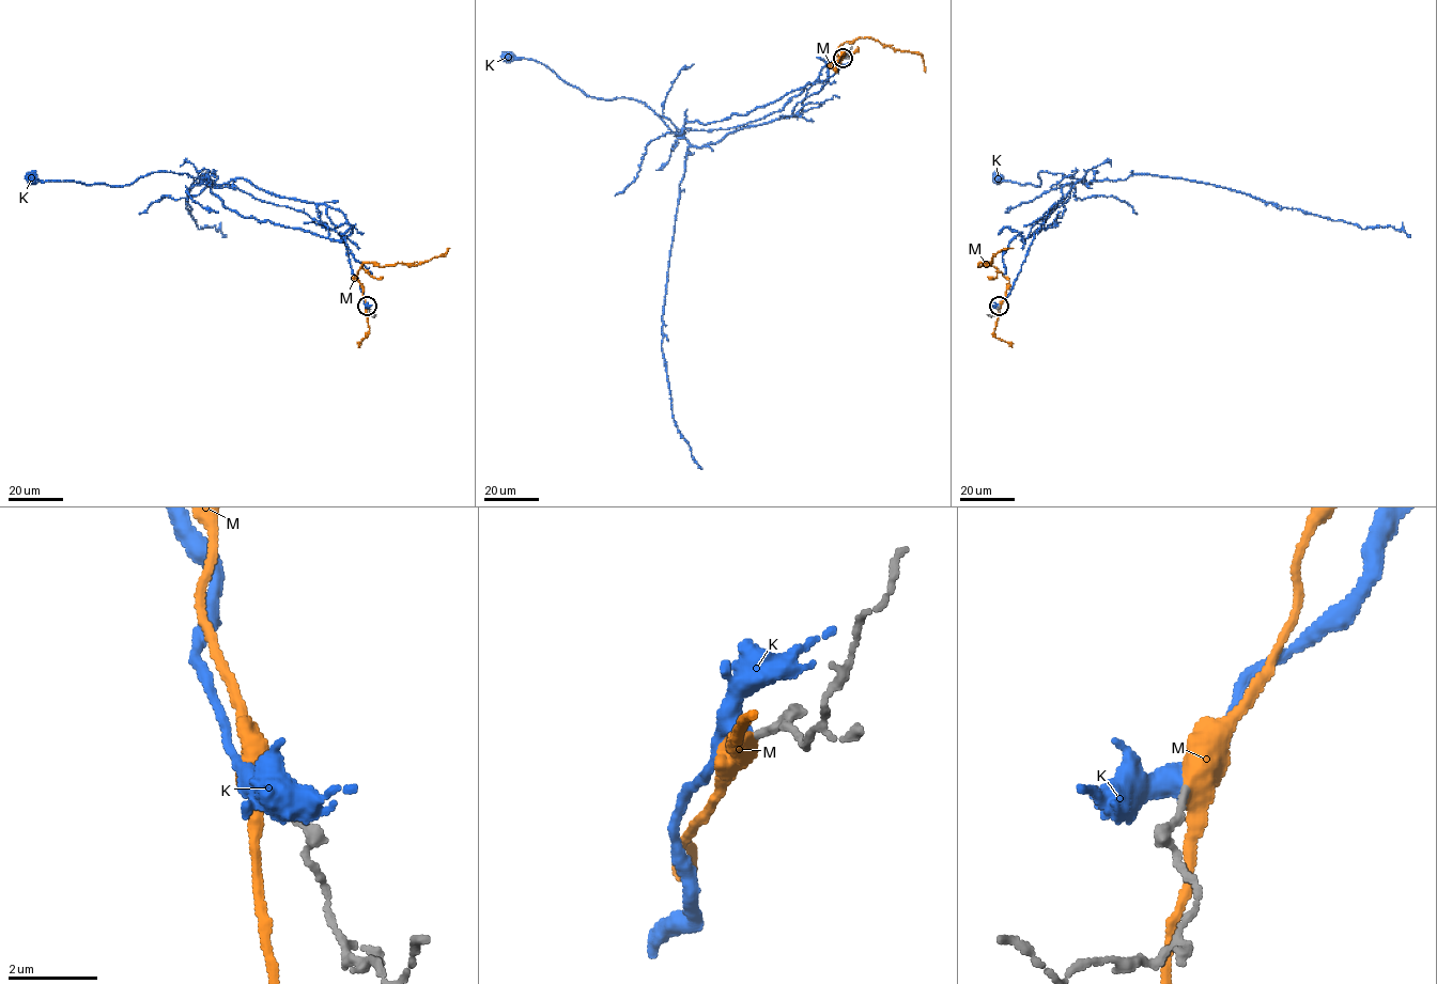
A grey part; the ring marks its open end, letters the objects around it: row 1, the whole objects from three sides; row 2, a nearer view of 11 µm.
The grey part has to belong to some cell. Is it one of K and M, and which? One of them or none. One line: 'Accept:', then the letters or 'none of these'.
Accept: K

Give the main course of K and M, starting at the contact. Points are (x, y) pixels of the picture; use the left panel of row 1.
K: (367, 306), (342, 238), (321, 221), (315, 203), (241, 177), (214, 185), (158, 171), (112, 186), (32, 178)
M: (367, 306), (355, 276), (364, 262), (381, 266), (417, 264), (442, 255), (449, 248)

